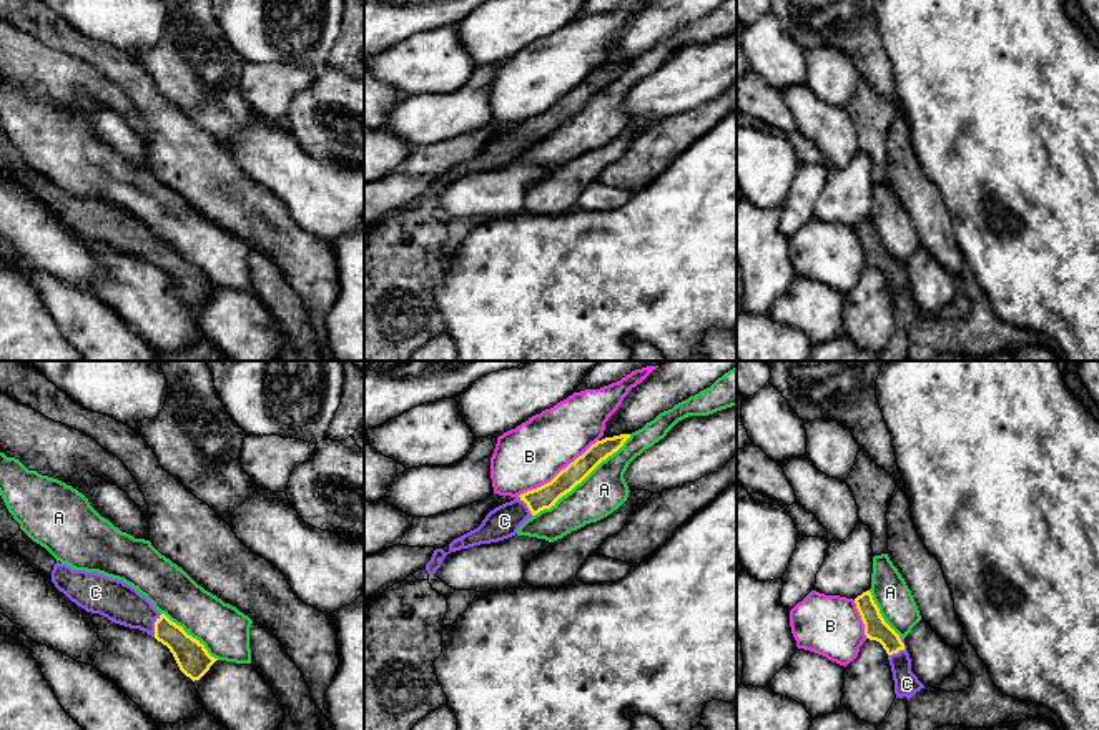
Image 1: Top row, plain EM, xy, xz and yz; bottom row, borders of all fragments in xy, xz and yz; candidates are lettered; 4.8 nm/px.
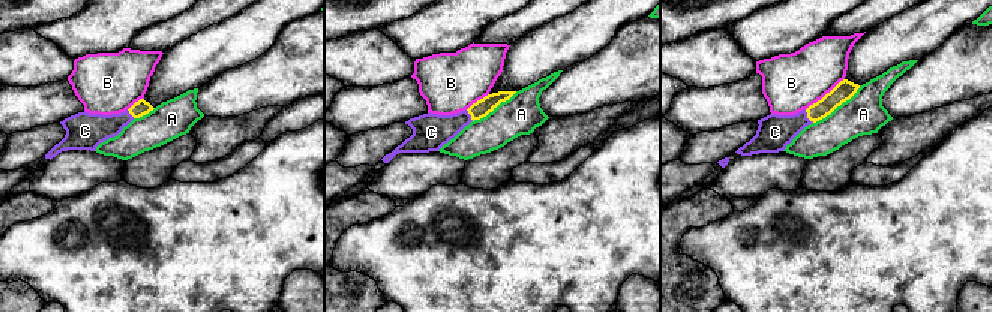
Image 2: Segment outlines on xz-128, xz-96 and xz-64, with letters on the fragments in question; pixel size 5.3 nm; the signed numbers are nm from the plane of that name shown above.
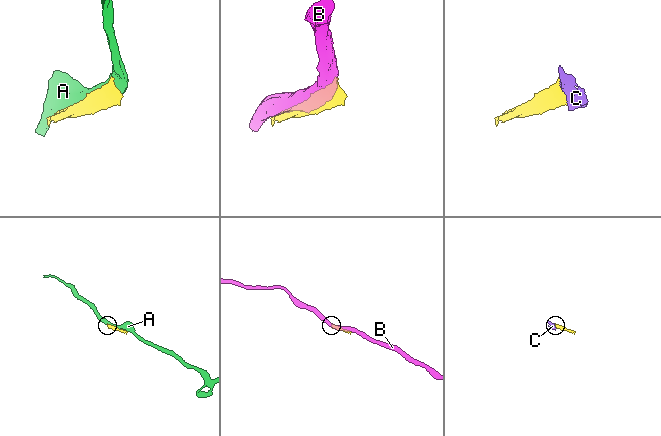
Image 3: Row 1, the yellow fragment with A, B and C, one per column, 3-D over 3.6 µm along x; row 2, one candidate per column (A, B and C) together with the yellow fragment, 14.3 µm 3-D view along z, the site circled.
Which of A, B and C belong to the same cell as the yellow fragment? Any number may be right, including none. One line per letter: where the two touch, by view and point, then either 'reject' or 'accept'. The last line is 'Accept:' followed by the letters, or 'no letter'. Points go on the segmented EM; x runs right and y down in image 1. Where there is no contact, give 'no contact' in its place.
A: xz (582, 479) | reject
B: xz (559, 473) | reject
C: yz (900, 649) | accept
Accept: C

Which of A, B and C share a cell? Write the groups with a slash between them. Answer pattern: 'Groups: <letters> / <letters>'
Groups: A / B / C

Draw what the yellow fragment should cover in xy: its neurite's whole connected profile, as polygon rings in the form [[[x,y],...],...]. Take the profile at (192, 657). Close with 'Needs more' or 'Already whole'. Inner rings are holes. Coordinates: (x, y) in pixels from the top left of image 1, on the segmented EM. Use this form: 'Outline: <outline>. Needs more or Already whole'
Outline: [[[0,496],[0,539],[18,552],[33,569],[55,584],[71,602],[108,620],[140,629],[173,654],[180,670],[193,682],[200,680],[218,660],[183,627],[160,614],[153,604],[123,580],[98,572],[75,570],[57,560],[45,547],[33,542],[8,512]]]. Needs more

